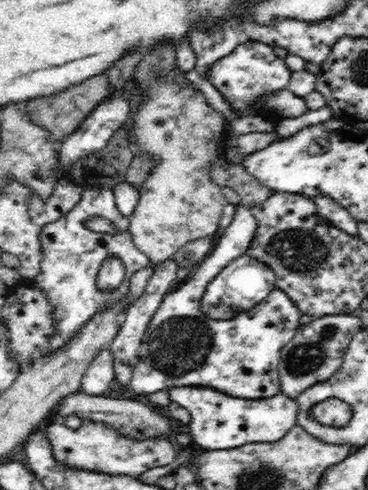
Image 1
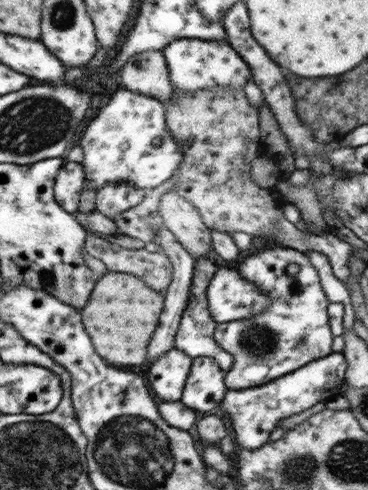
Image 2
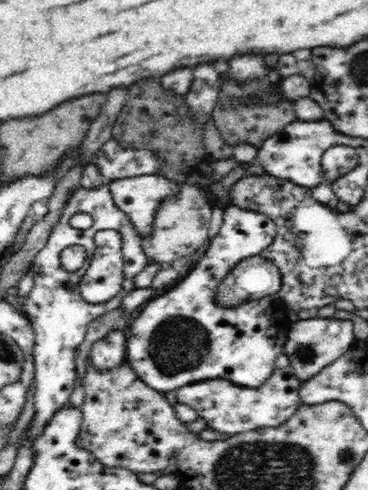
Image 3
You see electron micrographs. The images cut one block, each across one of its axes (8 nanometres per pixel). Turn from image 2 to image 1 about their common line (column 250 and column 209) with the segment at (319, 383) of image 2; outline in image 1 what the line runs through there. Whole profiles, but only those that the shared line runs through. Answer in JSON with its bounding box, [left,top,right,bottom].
[170,386,298,450]

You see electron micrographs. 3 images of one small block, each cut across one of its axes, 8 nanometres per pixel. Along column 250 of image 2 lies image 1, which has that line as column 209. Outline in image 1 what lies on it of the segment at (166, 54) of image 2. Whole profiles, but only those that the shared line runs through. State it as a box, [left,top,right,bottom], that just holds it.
[208,42,292,126]

